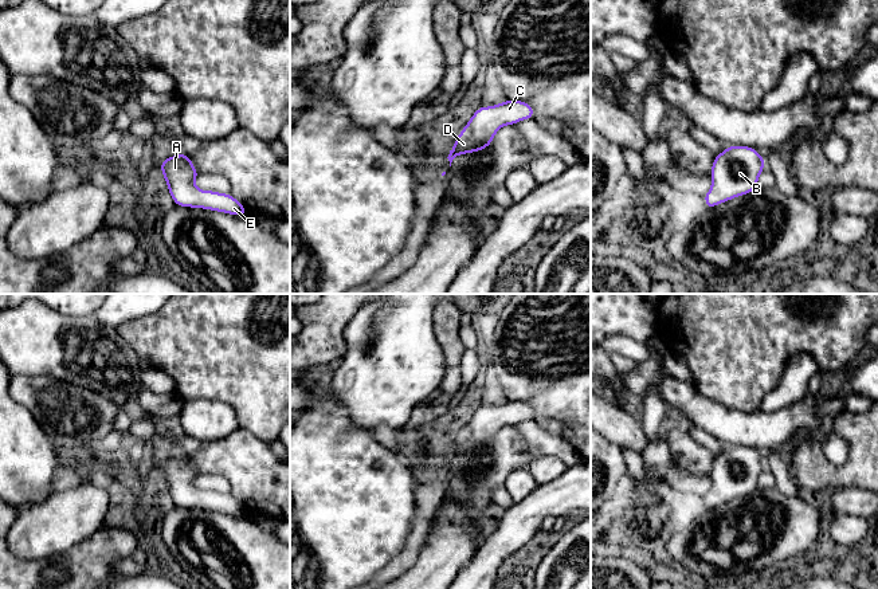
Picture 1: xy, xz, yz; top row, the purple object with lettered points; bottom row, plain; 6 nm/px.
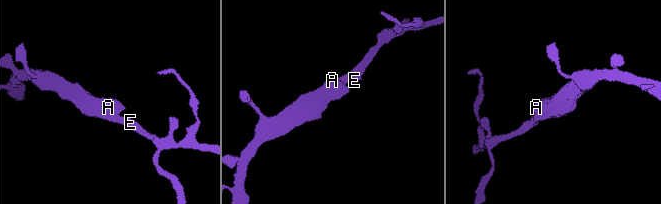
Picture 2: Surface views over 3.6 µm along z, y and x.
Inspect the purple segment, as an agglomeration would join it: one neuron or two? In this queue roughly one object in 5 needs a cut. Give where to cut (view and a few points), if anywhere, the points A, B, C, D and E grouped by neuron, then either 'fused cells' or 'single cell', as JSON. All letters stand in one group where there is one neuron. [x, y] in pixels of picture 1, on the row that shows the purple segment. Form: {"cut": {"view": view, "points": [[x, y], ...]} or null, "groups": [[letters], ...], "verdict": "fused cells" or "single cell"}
{"cut": null, "groups": [["A", "B", "C", "D", "E"]], "verdict": "single cell"}

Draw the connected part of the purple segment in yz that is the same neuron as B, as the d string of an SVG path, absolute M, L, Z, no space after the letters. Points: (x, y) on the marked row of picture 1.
M728 145L714 156L709 173L712 186L703 195L706 208L713 209L717 204L752 193L759 188L757 181L764 168L765 160L754 148Z

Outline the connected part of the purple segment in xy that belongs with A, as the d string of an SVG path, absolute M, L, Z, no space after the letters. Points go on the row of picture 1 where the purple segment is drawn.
M187 153L165 158L158 168L166 181L176 207L217 211L232 216L247 216L248 209L231 193L200 191L195 180L200 174Z

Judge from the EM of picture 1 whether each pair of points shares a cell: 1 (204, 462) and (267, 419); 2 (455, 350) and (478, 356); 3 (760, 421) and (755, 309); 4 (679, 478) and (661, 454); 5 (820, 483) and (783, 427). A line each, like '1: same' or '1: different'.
1: different
2: different
3: different
4: same
5: different

